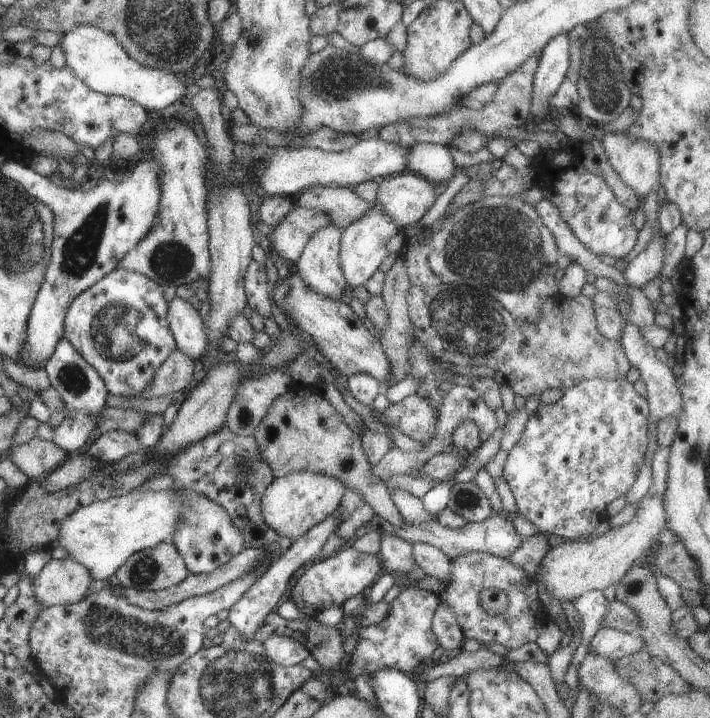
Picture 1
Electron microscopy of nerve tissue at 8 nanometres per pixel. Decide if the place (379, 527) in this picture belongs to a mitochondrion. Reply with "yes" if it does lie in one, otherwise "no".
no

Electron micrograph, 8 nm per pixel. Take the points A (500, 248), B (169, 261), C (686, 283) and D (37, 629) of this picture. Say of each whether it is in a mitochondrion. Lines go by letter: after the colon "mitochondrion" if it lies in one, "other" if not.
A: mitochondrion
B: mitochondrion
C: other
D: other

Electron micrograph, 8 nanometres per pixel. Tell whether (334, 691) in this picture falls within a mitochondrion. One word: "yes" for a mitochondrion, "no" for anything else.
no

